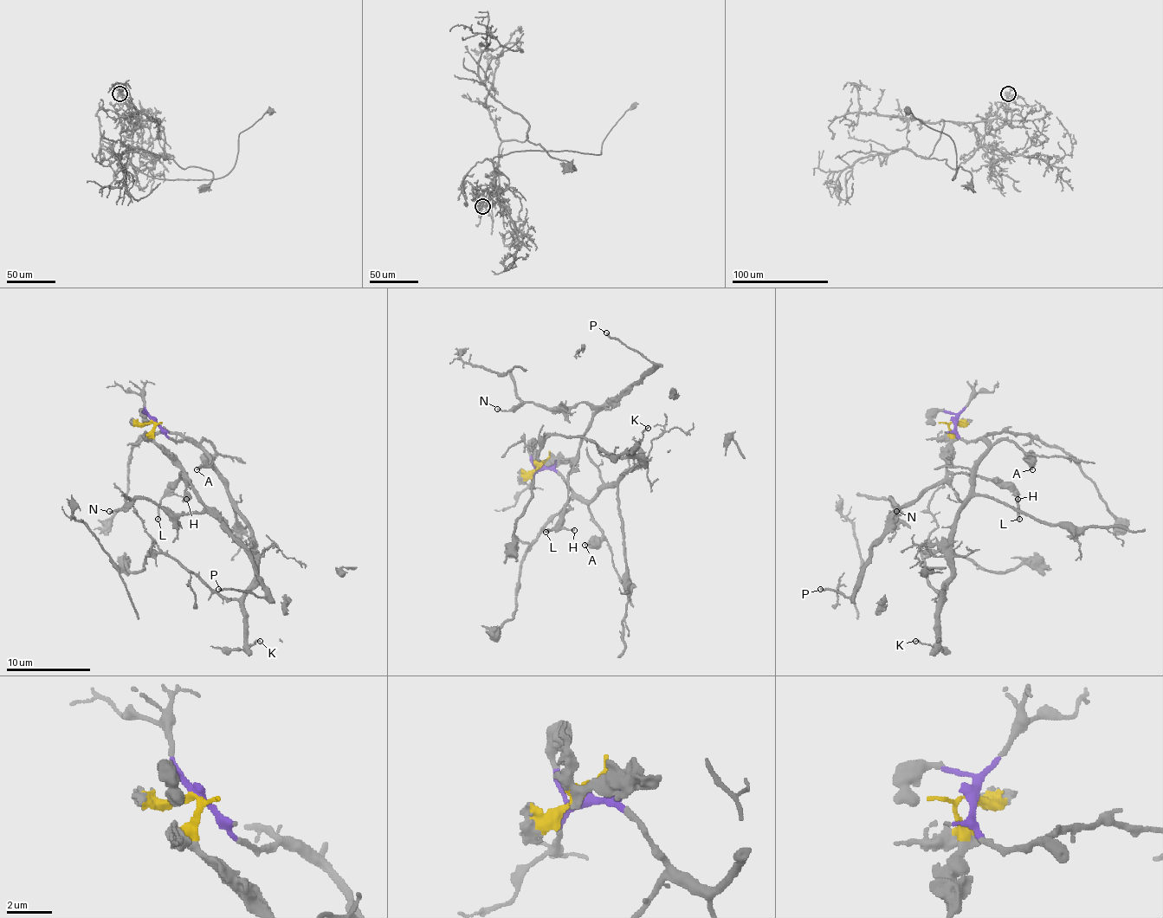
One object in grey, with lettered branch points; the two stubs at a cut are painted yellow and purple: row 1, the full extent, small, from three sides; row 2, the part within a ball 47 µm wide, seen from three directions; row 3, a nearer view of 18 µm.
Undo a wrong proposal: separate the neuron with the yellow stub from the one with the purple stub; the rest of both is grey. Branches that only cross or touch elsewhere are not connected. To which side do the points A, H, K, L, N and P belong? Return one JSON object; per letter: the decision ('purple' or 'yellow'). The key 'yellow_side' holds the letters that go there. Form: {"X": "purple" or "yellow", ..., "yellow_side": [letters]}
{"A": "purple", "H": "yellow", "K": "purple", "L": "yellow", "N": "yellow", "P": "yellow", "yellow_side": ["H", "L", "N", "P"]}

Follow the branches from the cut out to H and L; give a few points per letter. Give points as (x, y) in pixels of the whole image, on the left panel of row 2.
H: (153, 423), (153, 442), (183, 471), (174, 489), (178, 496), (186, 498)
L: (153, 423), (153, 442), (183, 471), (165, 494), (157, 520)

